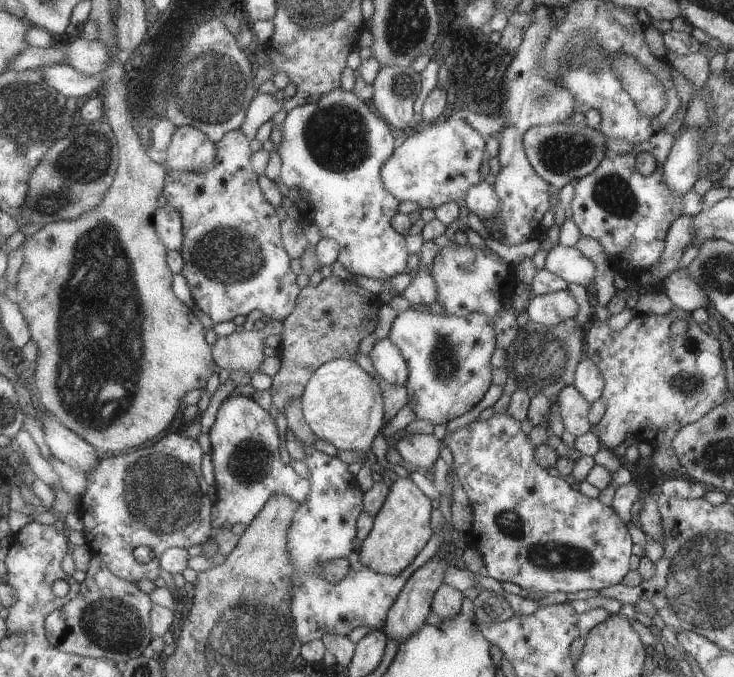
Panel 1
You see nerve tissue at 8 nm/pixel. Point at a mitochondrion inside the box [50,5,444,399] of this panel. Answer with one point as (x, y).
(215, 100)

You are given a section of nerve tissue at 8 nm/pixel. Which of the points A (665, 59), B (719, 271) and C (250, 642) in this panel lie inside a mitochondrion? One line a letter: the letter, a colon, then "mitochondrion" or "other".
A: other
B: mitochondrion
C: mitochondrion

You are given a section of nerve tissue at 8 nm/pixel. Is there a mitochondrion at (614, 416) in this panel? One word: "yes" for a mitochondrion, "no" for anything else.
no

